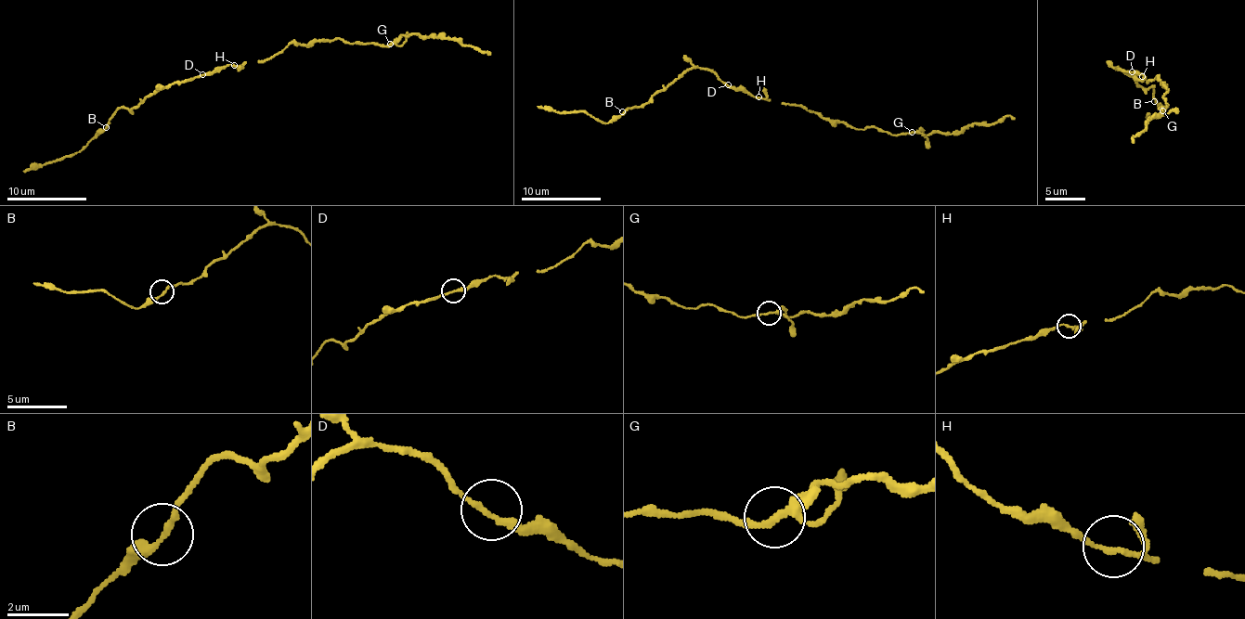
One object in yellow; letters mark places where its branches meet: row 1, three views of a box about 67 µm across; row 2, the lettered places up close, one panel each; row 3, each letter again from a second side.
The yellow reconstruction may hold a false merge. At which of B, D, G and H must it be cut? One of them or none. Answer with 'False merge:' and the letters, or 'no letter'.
False merge: no letter

